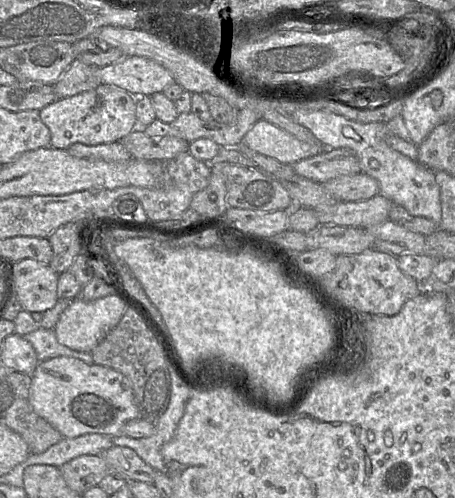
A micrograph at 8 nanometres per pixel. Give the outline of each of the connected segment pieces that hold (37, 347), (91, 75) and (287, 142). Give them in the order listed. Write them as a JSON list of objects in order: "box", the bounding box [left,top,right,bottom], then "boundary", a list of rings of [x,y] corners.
[{"box":[23,327,94,365],"boundary":[[[38,327],[23,337],[32,344],[39,362],[58,356],[68,356],[77,358],[88,365],[94,364],[90,352],[72,350],[60,344],[53,329]]]},{"box":[53,60,98,99],"boundary":[[[74,60],[62,76],[53,84],[56,99],[74,96],[98,86],[96,66]]]},{"box":[242,119,323,164],"boundary":[[[262,119],[245,134],[242,143],[251,150],[283,164],[294,164],[323,151],[323,146],[312,146],[300,141],[285,130]]]}]

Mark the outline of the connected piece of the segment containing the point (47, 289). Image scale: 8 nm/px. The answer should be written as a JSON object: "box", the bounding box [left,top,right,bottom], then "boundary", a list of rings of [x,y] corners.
{"box":[12,258,59,313],"boundary":[[[31,258],[12,263],[14,293],[22,310],[44,313],[53,308],[59,299],[59,274],[49,264]]]}

